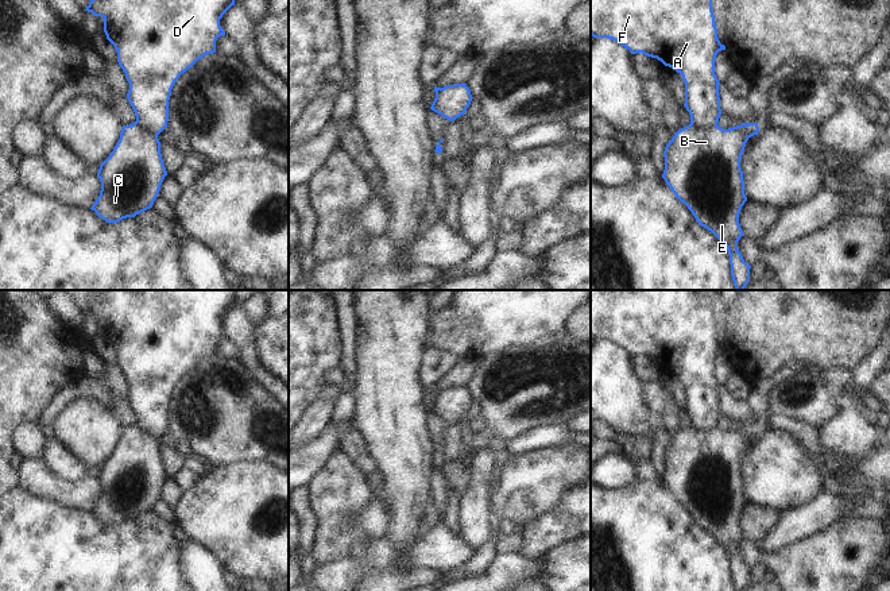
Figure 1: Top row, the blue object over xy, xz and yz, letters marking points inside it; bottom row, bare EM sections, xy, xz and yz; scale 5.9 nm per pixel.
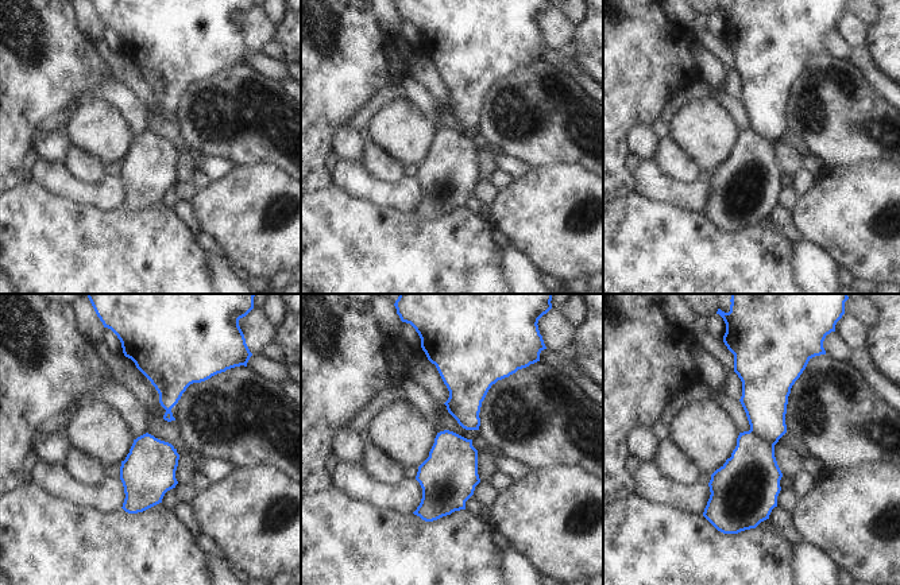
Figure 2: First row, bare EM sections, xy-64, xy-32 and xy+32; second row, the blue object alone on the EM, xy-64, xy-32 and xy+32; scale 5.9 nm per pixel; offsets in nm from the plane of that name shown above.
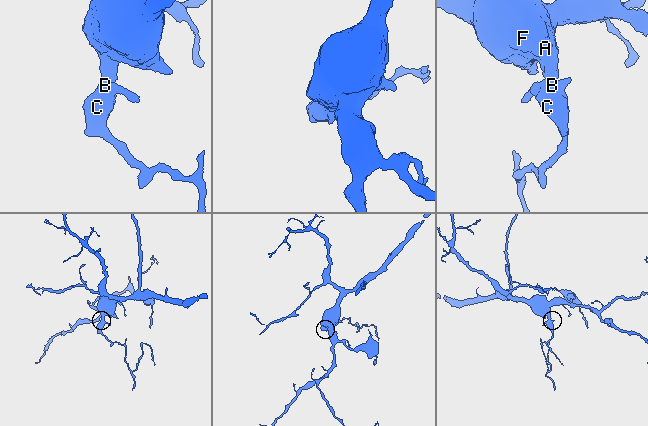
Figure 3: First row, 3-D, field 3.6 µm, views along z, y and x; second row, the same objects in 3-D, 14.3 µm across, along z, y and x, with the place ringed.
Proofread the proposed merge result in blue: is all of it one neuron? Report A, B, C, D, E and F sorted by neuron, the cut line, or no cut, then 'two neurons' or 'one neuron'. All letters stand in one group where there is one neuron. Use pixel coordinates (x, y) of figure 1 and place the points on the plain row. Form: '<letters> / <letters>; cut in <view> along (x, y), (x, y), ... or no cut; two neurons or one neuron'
A D F / B C E; cut in yz along (691, 425), (701, 431), (716, 428); two neurons

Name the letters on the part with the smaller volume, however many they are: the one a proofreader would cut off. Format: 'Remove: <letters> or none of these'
Remove: B, C, E

